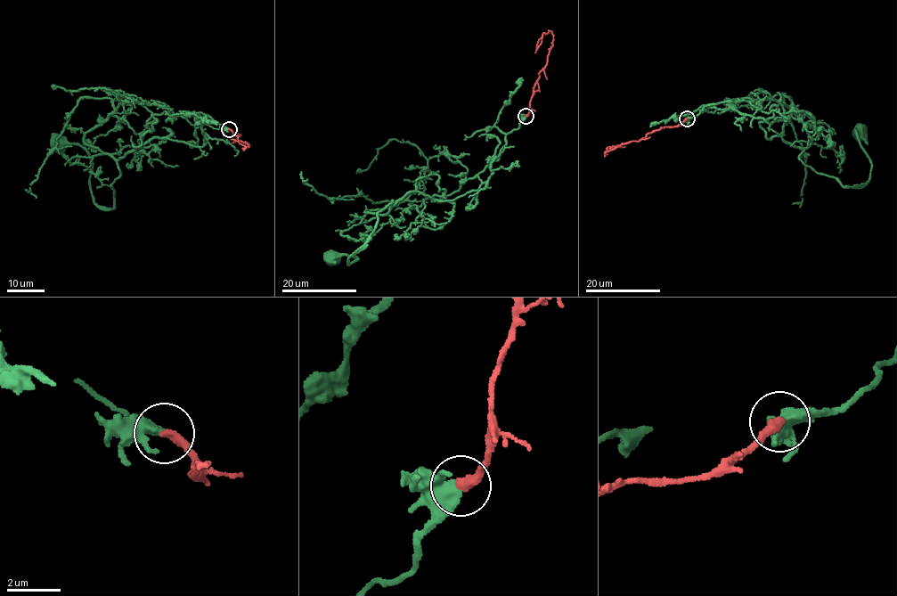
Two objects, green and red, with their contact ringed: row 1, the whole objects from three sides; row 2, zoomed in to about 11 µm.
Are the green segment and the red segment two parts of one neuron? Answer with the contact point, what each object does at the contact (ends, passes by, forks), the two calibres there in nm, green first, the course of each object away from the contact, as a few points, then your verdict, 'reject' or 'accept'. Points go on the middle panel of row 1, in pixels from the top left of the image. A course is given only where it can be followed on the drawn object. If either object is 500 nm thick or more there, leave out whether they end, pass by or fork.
place (525, 116); green passes by; red ends; calibres 380 and 360 nm; course green (525, 116), (508, 132), (481, 189), (455, 200), (410, 191), (378, 213), (347, 264), (359, 259), (328, 257); course red (525, 116), (539, 74), (546, 65), (552, 45), (552, 34), (543, 33), (534, 53); reject

